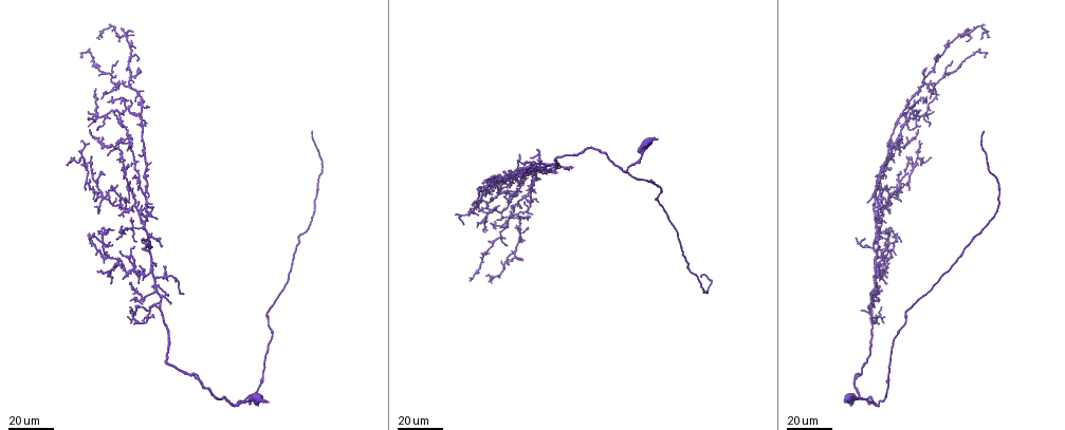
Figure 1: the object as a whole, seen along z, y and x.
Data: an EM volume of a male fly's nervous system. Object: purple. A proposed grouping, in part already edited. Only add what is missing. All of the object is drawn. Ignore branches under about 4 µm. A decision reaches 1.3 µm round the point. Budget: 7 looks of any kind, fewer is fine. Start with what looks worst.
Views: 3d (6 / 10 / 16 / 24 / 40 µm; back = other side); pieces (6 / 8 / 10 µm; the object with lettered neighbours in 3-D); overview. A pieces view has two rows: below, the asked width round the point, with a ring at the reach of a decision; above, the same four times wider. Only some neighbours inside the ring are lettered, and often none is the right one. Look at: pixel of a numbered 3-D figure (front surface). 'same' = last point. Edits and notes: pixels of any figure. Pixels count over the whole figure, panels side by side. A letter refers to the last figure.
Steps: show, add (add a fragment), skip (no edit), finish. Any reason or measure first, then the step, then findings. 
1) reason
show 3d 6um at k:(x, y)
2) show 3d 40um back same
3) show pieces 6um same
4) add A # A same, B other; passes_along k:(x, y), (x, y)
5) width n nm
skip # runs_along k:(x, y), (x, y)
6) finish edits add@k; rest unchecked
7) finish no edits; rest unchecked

free end
show 3d 24um at 1:(312, 131)

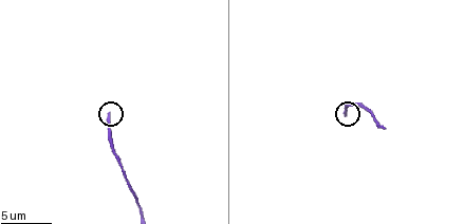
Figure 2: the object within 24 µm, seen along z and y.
show pieces 8um at 2:(345, 114)

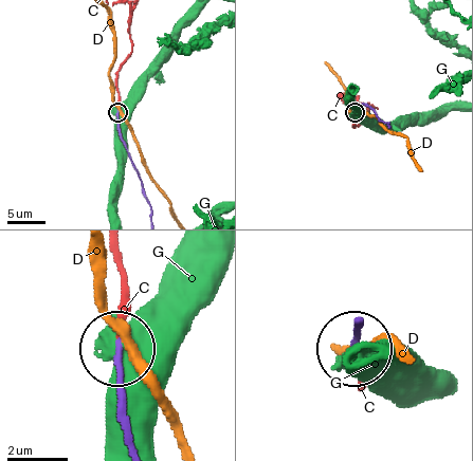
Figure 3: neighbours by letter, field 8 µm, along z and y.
add C # C same, D other, G other; passes_along 3:(127, 416), (120, 252); it goes on there

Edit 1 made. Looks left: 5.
end of a long branch
show 3d 40um at 1:(94, 88)

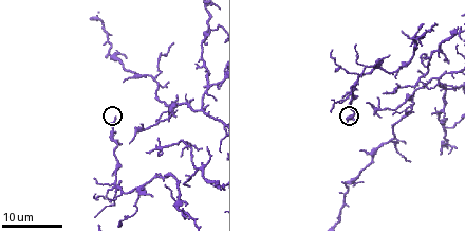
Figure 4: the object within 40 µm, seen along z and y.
show 3d 10um at 4:(114, 117)

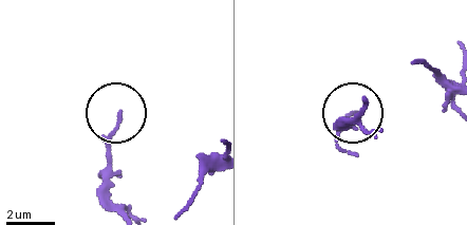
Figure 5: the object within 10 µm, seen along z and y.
show pieces 8um at 5:(121, 114)

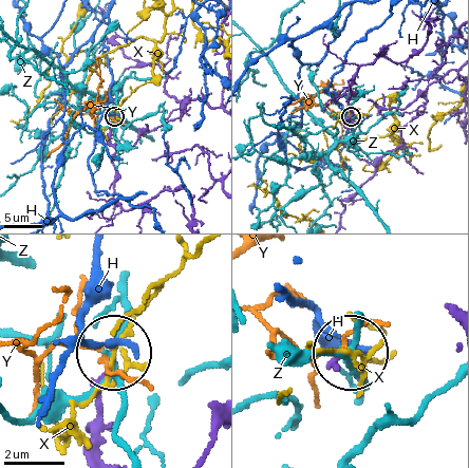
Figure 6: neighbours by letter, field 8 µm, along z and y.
skip # H other, X other, Y other, Z other; no lettered fragment goes on from it

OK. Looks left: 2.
thin end
show 3d 24um at 1:(889, 250)

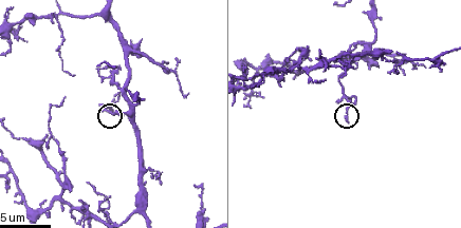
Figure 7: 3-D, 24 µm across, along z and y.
what lies round it
show pieces 8um at 7:(346, 122)

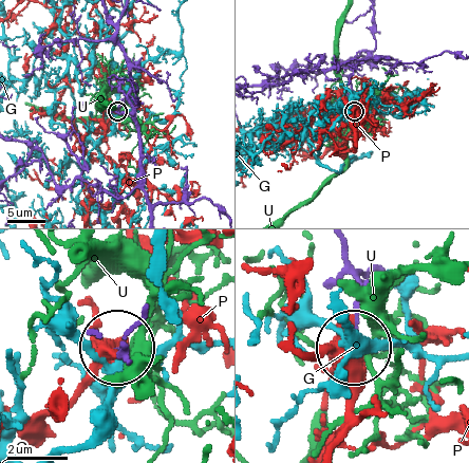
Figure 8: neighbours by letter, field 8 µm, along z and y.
skip # G other, P other, U other; none of them fits

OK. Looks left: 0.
finish edits add@3; rest unchecked

